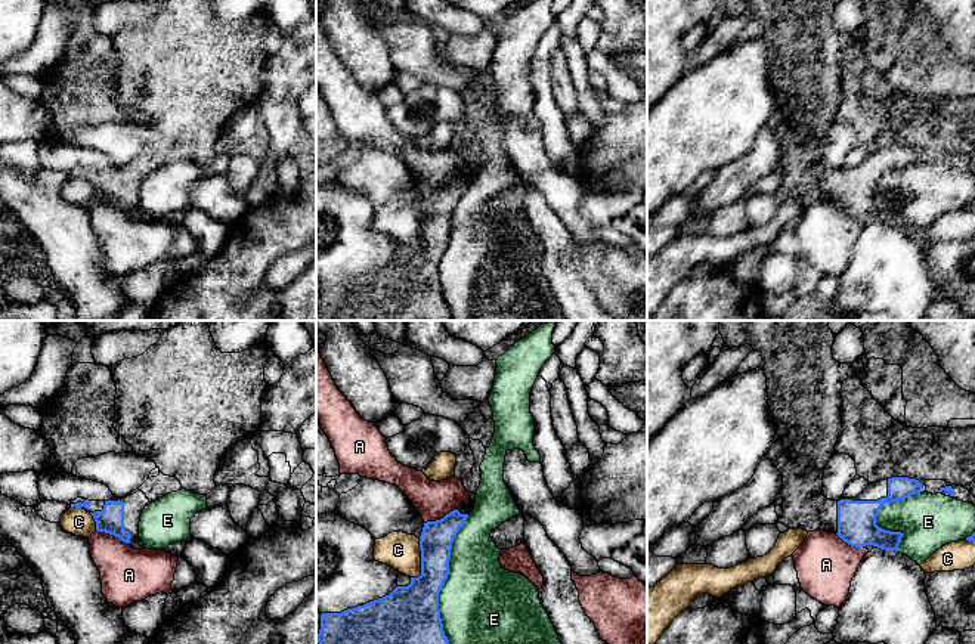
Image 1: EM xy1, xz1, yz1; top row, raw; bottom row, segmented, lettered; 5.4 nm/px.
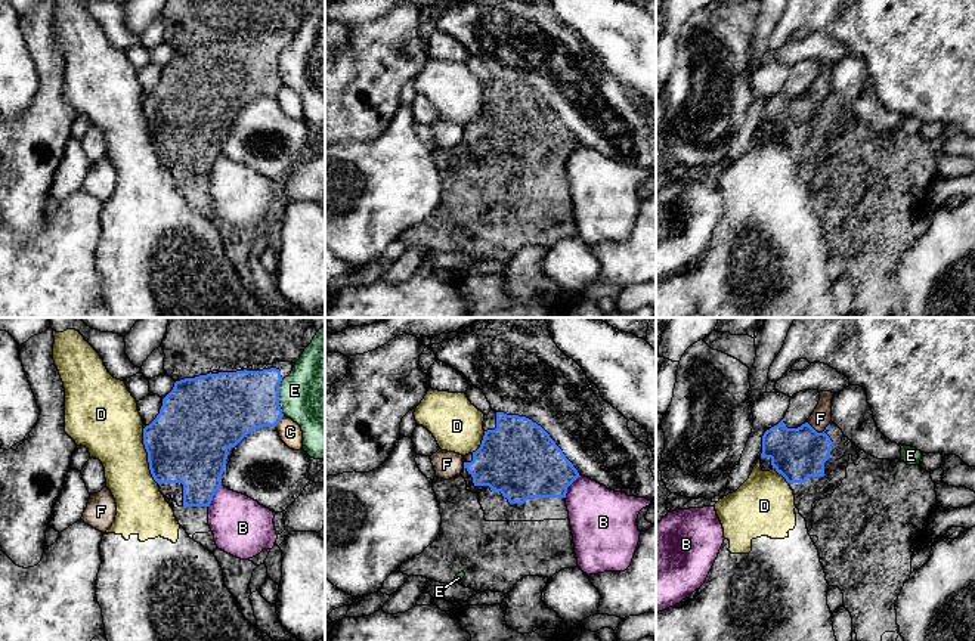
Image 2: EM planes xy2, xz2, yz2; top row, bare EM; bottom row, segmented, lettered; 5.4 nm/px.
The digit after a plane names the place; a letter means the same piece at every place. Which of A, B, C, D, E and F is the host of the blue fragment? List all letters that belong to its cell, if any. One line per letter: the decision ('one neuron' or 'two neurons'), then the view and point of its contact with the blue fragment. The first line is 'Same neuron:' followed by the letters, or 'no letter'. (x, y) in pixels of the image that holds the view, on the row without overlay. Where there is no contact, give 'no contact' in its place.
Same neuron: no letter
A: two neurons; contact xy1 (113, 203)
B: two neurons; contact xz2 (569, 154)
C: two neurons; contact xz1 (421, 229)
D: two neurons; contact xy2 (148, 126)
E: two neurons; contact xz1 (443, 253)
F: two neurons; contact yz2 (819, 102)

